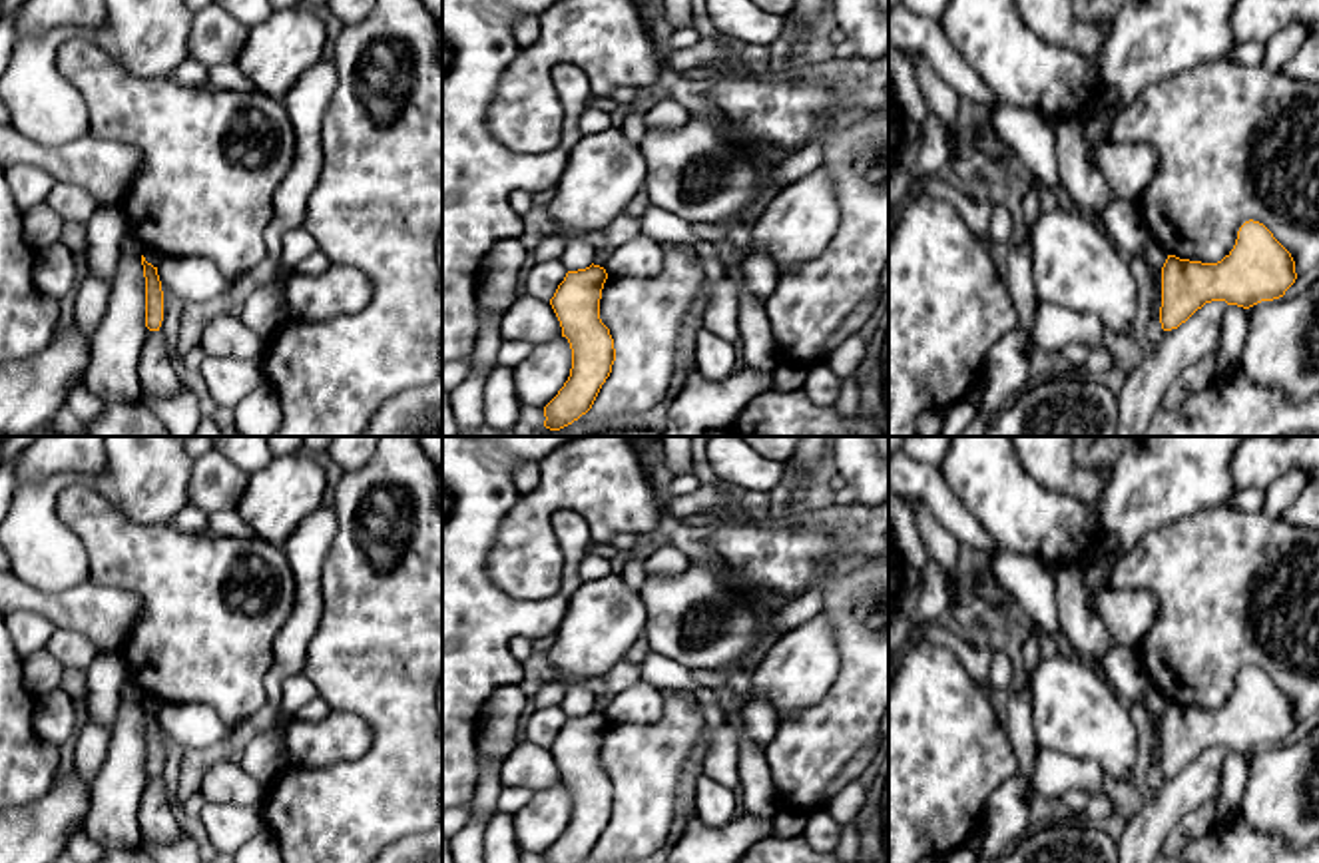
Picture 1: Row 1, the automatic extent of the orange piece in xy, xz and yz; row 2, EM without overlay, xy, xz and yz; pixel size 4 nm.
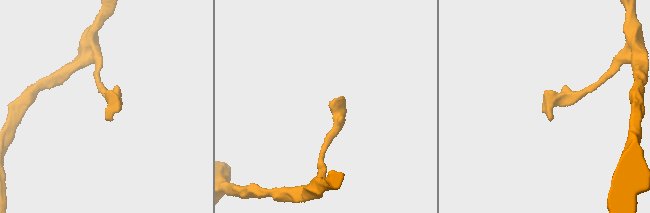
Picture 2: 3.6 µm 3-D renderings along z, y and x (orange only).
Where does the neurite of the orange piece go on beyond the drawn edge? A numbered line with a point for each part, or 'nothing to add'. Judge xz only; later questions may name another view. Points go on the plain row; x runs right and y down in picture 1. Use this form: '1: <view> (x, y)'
nothing to add

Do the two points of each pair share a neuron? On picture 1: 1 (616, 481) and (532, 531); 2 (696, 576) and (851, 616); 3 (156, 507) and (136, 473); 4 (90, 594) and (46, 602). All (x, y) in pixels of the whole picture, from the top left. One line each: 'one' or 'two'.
1: one
2: two
3: one
4: one

